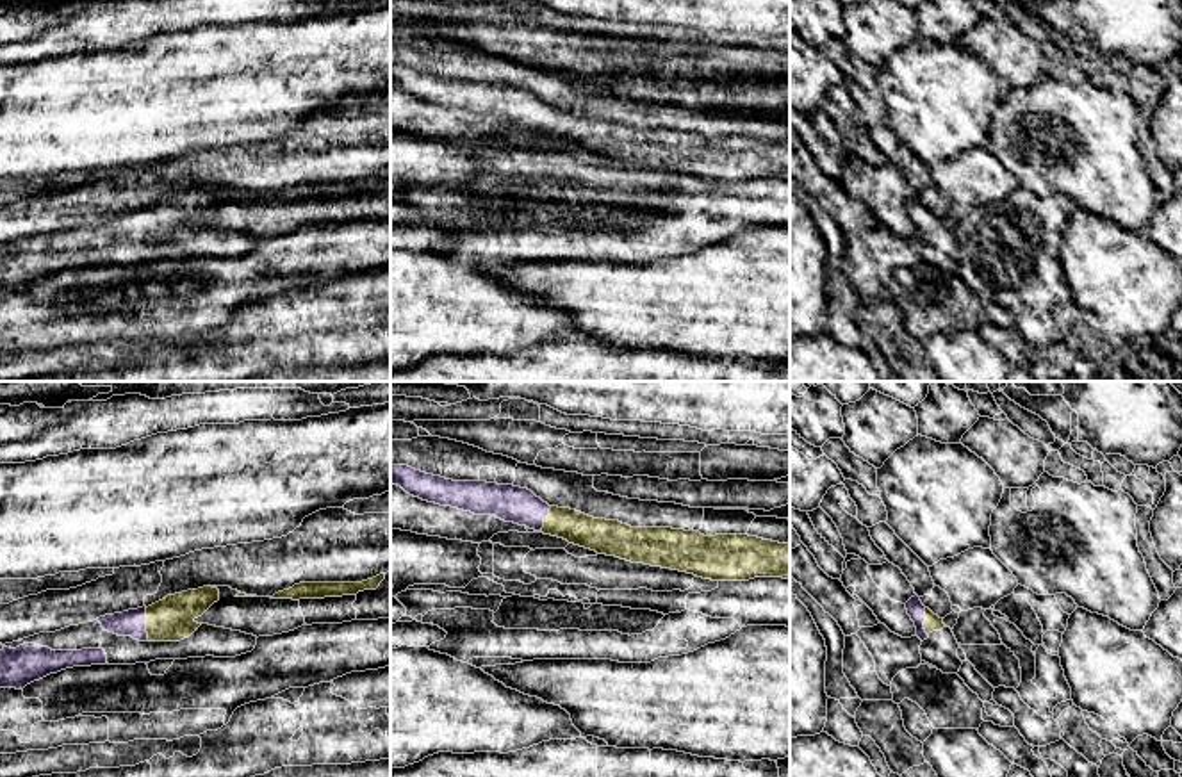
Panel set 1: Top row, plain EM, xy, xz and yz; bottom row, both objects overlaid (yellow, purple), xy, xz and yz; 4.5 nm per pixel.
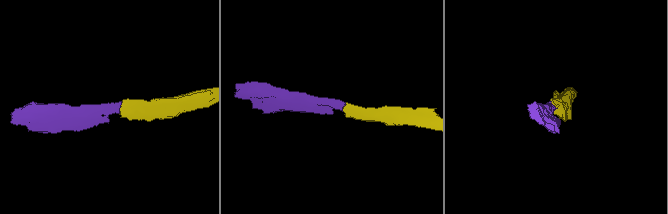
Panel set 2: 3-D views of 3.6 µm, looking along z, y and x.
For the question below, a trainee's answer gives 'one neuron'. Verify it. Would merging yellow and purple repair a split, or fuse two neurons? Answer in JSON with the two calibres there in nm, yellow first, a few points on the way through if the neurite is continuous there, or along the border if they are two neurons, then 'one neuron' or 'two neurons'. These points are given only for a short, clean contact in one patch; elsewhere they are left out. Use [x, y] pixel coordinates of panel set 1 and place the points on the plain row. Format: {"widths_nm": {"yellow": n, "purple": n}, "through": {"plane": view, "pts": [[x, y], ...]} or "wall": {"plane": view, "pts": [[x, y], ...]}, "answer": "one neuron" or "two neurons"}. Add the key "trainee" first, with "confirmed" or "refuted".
{"trainee": "confirmed", "widths_nm": {"yellow": 200, "purple": 120}, "through": {"plane": "xy", "pts": [[172, 220], [147, 225], [132, 223]]}, "answer": "one neuron"}

